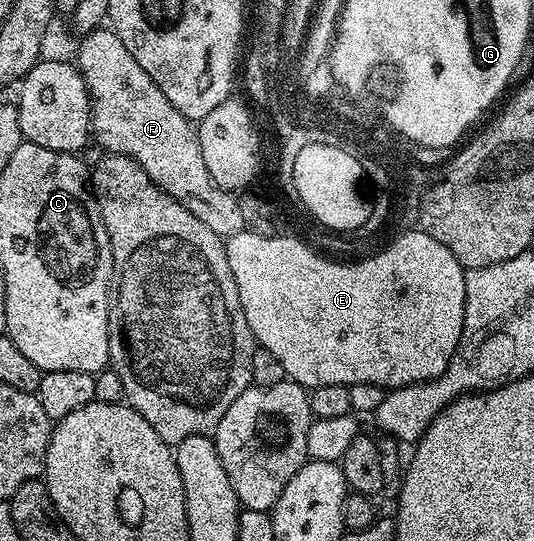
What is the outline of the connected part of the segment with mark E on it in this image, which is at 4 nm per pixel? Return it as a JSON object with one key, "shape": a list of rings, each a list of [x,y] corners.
{"shape":[[[249,229],[238,230],[237,233],[230,235],[226,239],[225,245],[227,247],[227,259],[229,260],[229,268],[233,272],[233,280],[239,289],[239,299],[241,300],[241,308],[245,312],[245,320],[249,320],[249,328],[253,332],[256,343],[262,349],[273,352],[273,356],[277,356],[277,360],[281,363],[281,368],[285,368],[287,378],[290,381],[296,382],[298,386],[304,388],[314,388],[316,386],[324,386],[325,384],[341,384],[345,387],[353,385],[375,385],[382,388],[394,388],[397,386],[408,386],[409,384],[417,384],[418,382],[428,382],[437,376],[441,376],[441,372],[445,372],[445,368],[449,368],[449,360],[453,360],[453,352],[457,352],[457,344],[461,340],[461,332],[463,331],[463,321],[465,320],[465,268],[457,260],[457,256],[453,256],[453,252],[449,252],[449,248],[445,248],[445,244],[437,244],[437,240],[433,240],[433,236],[426,235],[425,232],[409,231],[407,233],[400,233],[398,236],[392,237],[390,241],[384,245],[383,253],[379,254],[379,258],[375,261],[348,261],[344,264],[342,261],[331,262],[331,258],[324,256],[319,262],[315,262],[313,255],[308,254],[305,245],[297,246],[294,240],[270,238],[269,236],[261,236],[254,234]]]}

